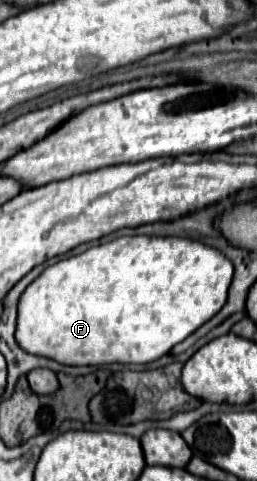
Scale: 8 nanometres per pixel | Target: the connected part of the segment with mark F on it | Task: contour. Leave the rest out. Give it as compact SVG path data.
M122 236L118 240L88 248L82 254L64 258L52 266L48 266L20 296L18 302L18 326L16 326L16 340L26 348L26 352L34 352L38 356L46 356L50 360L56 360L58 364L66 366L98 366L98 364L148 364L158 360L160 356L168 354L176 344L180 344L184 338L188 338L196 328L200 328L204 322L208 322L226 302L226 292L230 286L234 274L234 266L222 252L194 240L176 238L176 236Z

